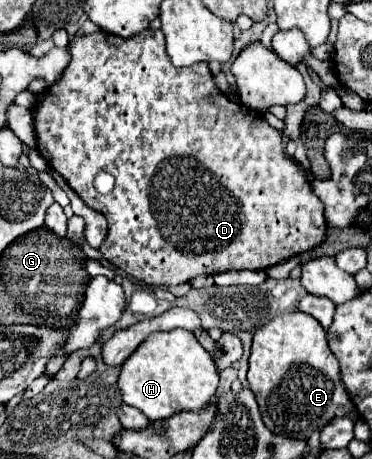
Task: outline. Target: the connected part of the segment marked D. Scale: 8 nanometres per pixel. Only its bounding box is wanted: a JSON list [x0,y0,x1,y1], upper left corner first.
[31,29,327,285]

